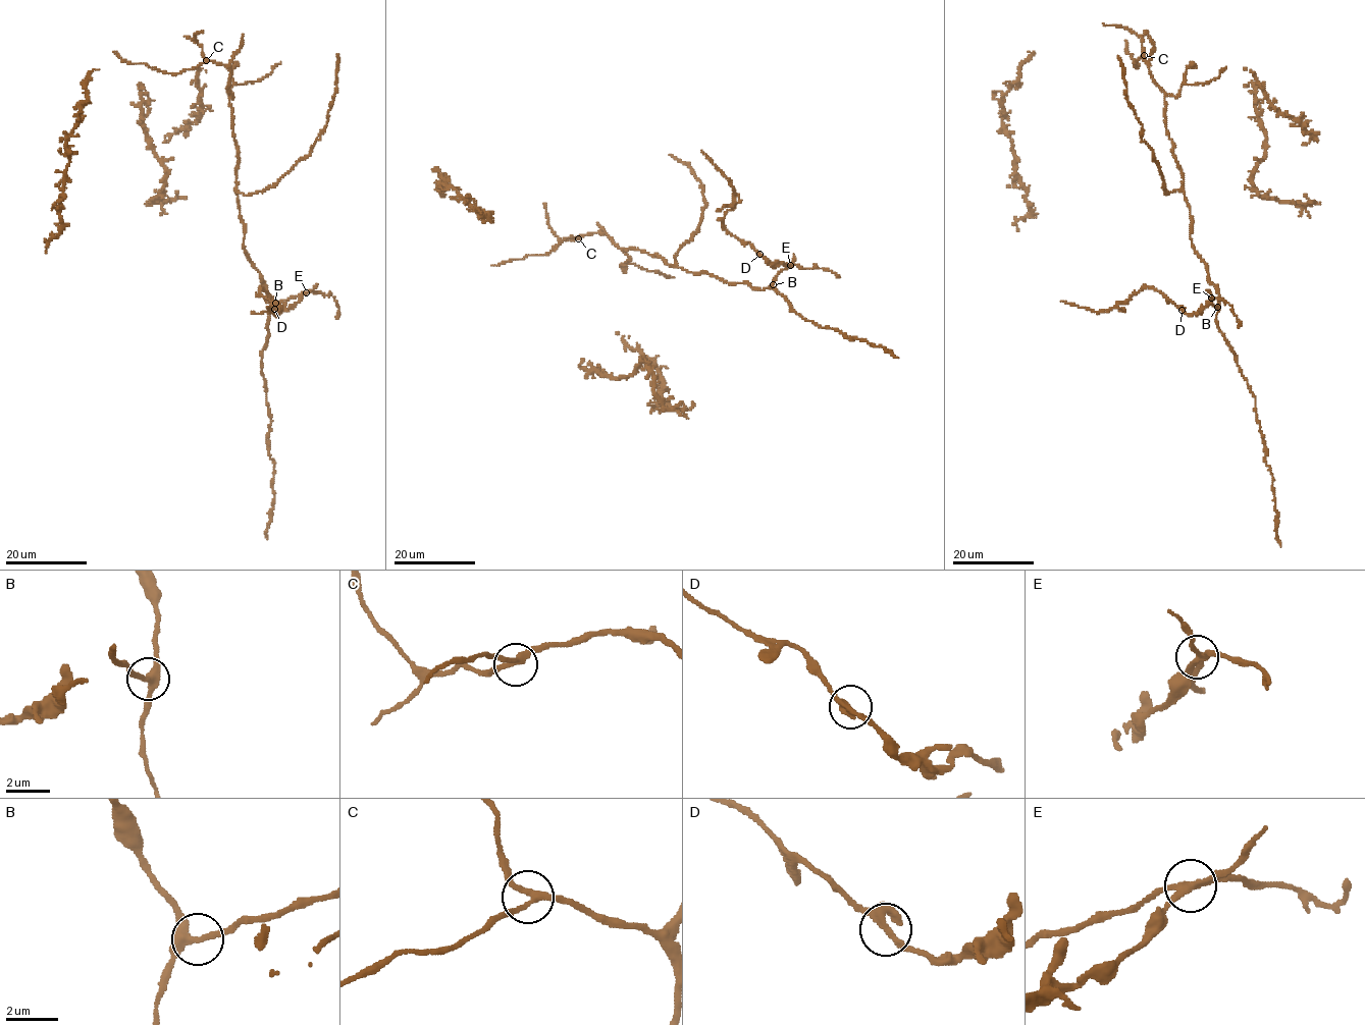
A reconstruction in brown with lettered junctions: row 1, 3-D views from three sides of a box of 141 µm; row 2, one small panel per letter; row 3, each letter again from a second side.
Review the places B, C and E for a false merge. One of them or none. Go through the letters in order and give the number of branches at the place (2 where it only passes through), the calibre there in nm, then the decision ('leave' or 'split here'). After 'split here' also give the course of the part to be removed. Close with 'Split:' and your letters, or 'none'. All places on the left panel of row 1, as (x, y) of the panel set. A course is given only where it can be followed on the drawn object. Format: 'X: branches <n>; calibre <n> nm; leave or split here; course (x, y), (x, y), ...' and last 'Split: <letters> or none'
B: branches 3; calibre 280 nm; leave
C: branches 3; calibre 240 nm; leave
E: branches 4; calibre 240 nm; split here; course (305, 292), (295, 304), (276, 312), (273, 298), (260, 288), (259, 292), (279, 306), (275, 316), (266, 308)
Split: E

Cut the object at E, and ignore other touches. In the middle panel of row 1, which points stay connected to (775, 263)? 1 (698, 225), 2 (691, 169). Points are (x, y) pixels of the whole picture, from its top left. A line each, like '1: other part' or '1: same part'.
1: other part
2: other part

